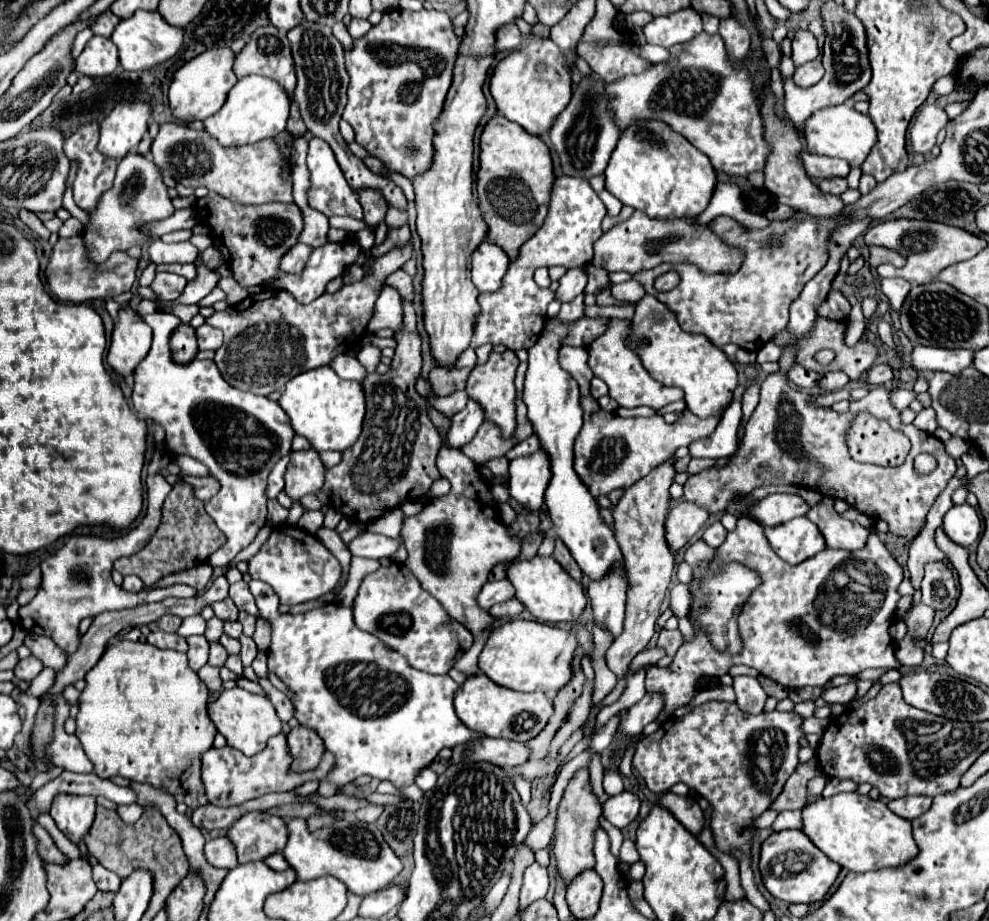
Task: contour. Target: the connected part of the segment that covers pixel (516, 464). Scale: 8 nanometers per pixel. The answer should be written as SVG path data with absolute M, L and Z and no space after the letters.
M538 450L528 456L514 458L508 470L510 494L512 498L526 506L526 510L536 512L544 504L544 492L552 478L550 456L544 450Z

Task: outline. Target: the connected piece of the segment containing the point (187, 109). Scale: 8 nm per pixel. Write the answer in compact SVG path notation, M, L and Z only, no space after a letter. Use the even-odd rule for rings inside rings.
M212 48L206 50L204 54L192 58L186 62L176 74L170 84L170 108L172 114L182 120L182 122L192 122L192 120L204 120L212 114L216 114L224 102L232 86L236 84L236 74L232 72L232 64L236 60L236 54L230 48Z

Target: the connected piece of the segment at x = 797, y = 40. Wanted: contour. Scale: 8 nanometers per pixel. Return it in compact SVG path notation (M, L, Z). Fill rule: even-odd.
M798 30L792 38L792 60L794 66L802 66L810 60L816 60L820 54L816 38L808 30Z

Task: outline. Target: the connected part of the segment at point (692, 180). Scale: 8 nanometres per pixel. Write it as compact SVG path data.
M636 122L618 140L606 168L606 190L622 204L658 220L696 218L716 188L716 170L706 154L662 122Z

